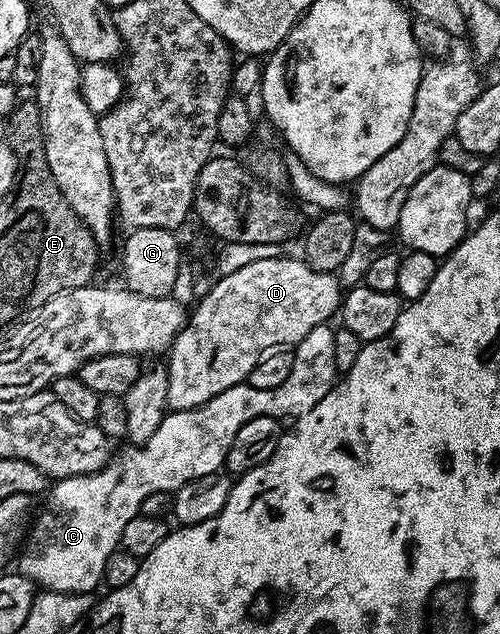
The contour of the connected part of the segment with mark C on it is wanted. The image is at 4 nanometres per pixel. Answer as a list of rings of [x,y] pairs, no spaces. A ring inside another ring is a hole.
[[[325,323],[314,327],[314,331],[310,331],[310,335],[306,335],[306,339],[295,346],[294,371],[290,371],[290,379],[286,379],[286,383],[273,389],[259,389],[247,383],[235,385],[222,391],[222,395],[214,395],[214,399],[196,409],[169,411],[164,414],[158,431],[150,435],[146,444],[128,443],[125,449],[117,448],[108,462],[90,475],[59,478],[47,490],[48,502],[41,513],[39,510],[35,514],[18,554],[19,573],[36,582],[37,586],[54,593],[92,593],[95,585],[99,586],[104,580],[106,559],[110,559],[112,552],[120,548],[120,536],[126,523],[141,516],[140,504],[148,495],[155,492],[161,495],[175,494],[176,490],[202,475],[221,472],[225,468],[224,460],[230,451],[230,443],[234,443],[234,435],[238,435],[238,427],[242,427],[242,423],[250,423],[250,419],[259,417],[298,418],[313,409],[332,390],[338,380],[334,355],[335,333],[336,329]]]

